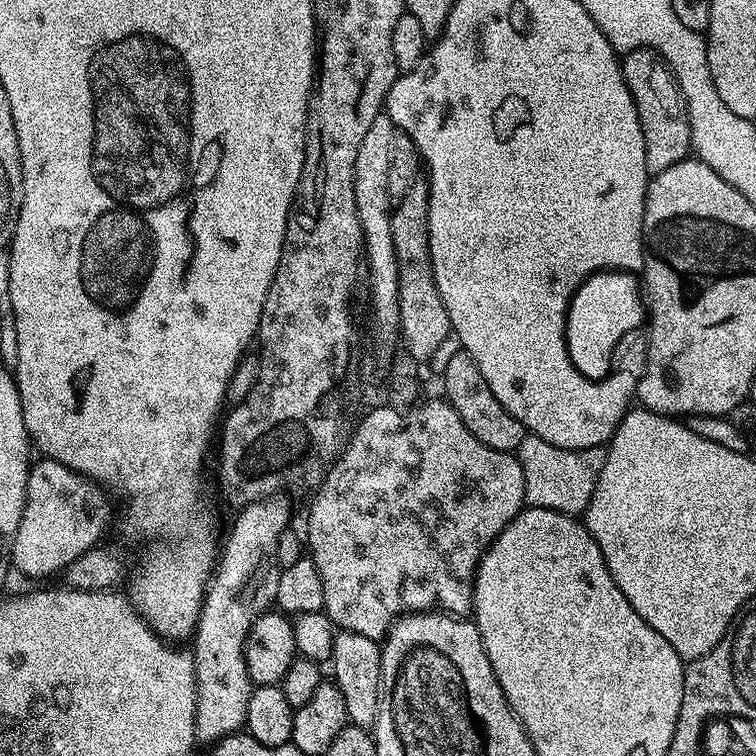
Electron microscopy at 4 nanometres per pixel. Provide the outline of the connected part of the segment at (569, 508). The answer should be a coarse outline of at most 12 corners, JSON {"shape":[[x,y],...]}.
{"shape":[[526,434],[516,451],[525,503],[583,513],[600,448],[566,450]]}

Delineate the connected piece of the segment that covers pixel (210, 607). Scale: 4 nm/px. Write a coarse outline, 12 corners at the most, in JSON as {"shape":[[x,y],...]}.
{"shape":[[284,498],[246,504],[196,623],[196,738],[239,733],[276,603]]}

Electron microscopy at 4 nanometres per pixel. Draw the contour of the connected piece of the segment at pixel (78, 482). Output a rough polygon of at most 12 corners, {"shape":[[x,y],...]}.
{"shape":[[62,462],[28,469],[11,567],[63,573],[97,547],[109,493]]}

